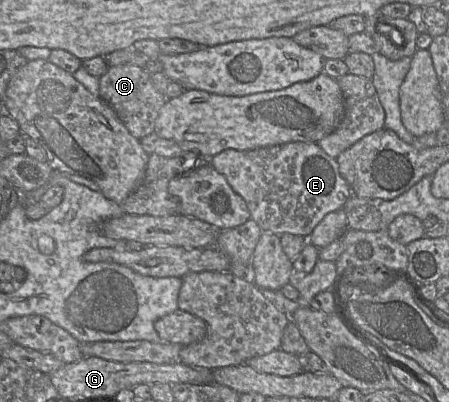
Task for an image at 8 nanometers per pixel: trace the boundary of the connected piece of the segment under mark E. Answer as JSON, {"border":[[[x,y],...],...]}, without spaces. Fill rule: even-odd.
{"border":[[[290,142],[246,151],[227,149],[213,156],[210,164],[244,199],[251,219],[258,224],[261,231],[279,236],[290,233],[309,239],[313,229],[322,219],[328,213],[343,208],[351,196],[351,188],[340,175],[337,160],[326,154],[317,143]]]}

